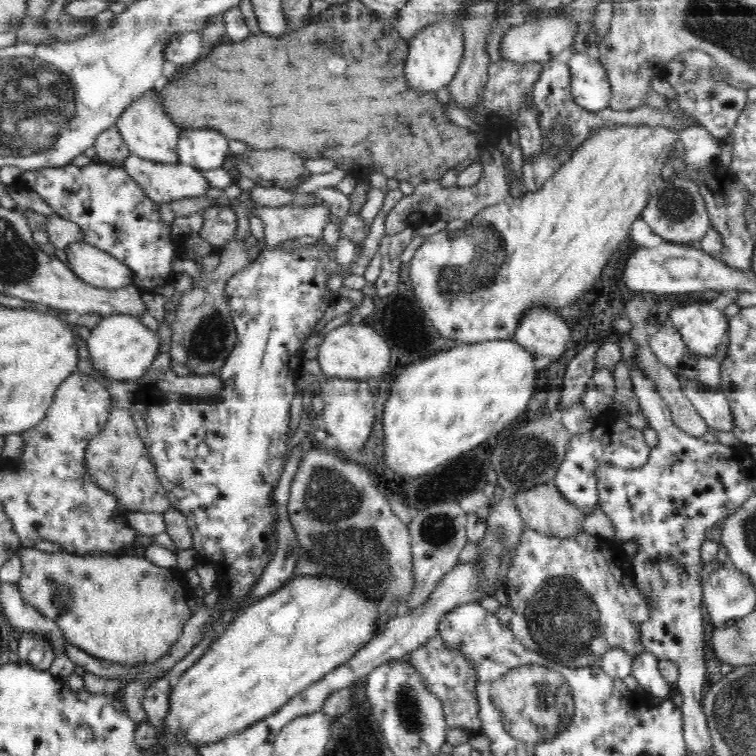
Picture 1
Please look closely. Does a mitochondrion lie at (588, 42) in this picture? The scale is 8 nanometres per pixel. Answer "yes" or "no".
no

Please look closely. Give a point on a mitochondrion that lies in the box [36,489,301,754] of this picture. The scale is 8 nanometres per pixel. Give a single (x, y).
(67, 596)

